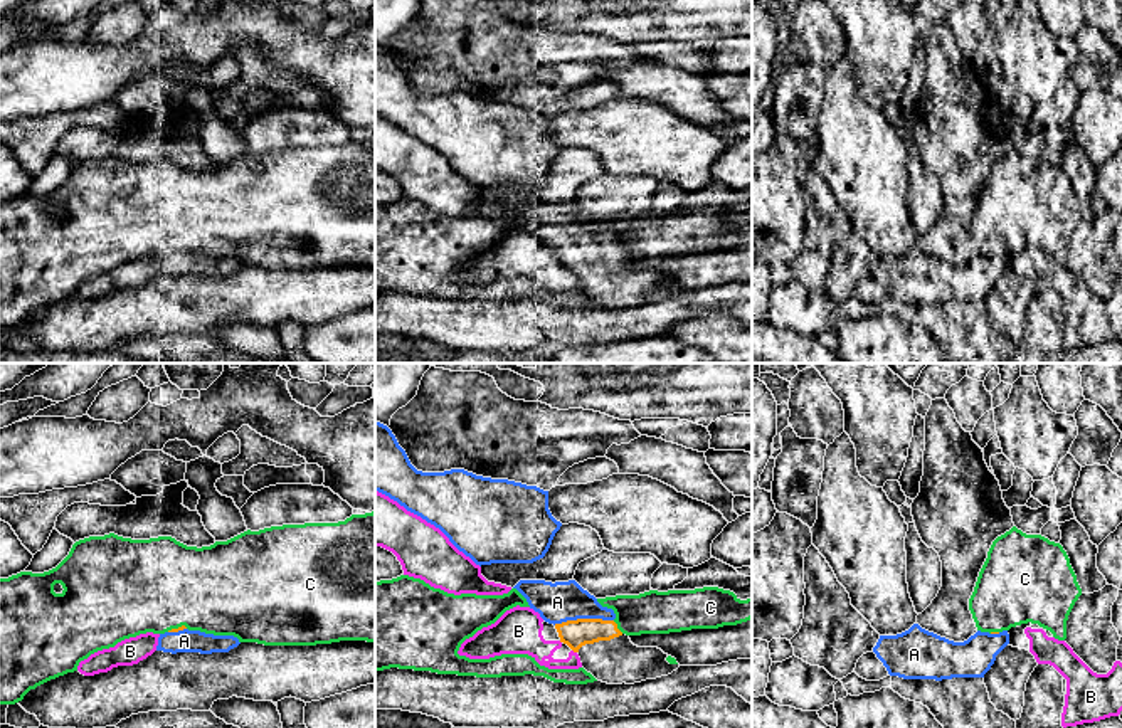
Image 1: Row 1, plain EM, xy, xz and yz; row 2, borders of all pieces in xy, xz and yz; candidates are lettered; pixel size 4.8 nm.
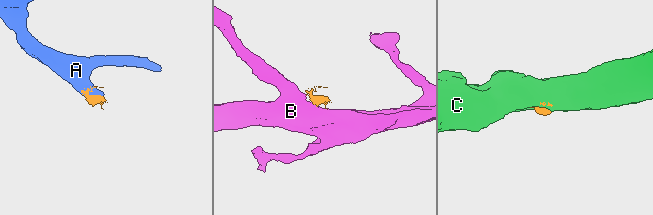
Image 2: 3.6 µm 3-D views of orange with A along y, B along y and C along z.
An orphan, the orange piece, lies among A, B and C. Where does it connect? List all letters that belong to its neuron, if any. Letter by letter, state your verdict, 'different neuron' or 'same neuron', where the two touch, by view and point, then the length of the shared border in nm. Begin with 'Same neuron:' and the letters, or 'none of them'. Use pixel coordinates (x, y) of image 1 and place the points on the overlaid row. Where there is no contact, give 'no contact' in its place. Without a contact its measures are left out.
Same neuron: A
A: same neuron; contact xz (582, 619); length 280 nm
B: different neuron; contact xz (574, 651); length 30 nm
C: different neuron; contact xz (616, 627); length 80 nm

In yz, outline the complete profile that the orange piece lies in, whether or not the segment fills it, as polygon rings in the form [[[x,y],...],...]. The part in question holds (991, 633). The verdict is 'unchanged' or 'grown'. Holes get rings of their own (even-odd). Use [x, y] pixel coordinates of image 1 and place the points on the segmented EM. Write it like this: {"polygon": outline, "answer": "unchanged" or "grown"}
{"polygon": [[[913,624],[902,634],[880,636],[873,652],[890,676],[942,681],[984,678],[1008,644],[1008,630],[977,630],[967,641],[954,642]]], "answer": "grown"}

